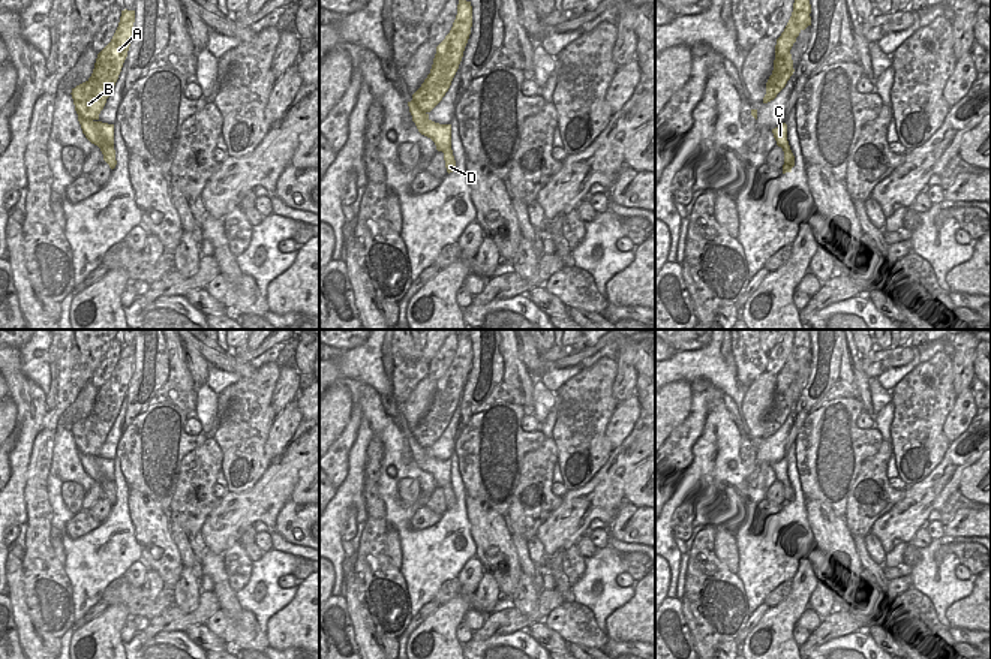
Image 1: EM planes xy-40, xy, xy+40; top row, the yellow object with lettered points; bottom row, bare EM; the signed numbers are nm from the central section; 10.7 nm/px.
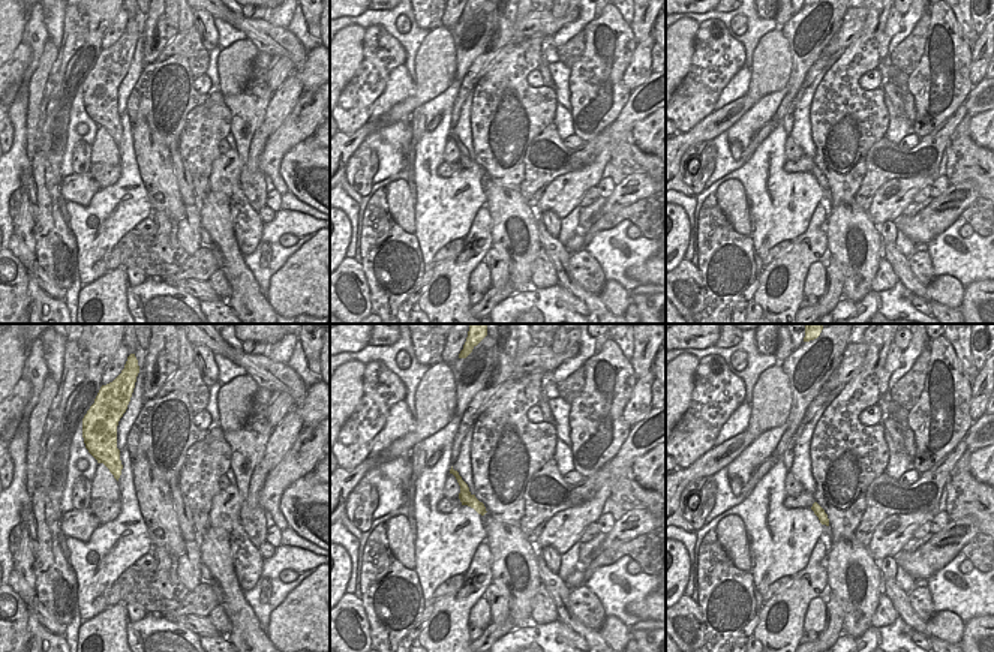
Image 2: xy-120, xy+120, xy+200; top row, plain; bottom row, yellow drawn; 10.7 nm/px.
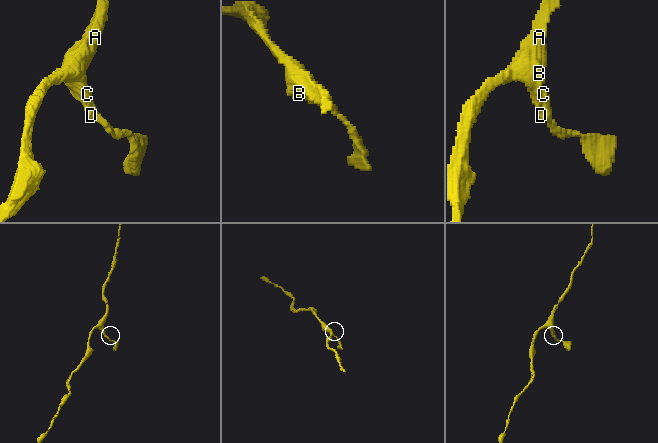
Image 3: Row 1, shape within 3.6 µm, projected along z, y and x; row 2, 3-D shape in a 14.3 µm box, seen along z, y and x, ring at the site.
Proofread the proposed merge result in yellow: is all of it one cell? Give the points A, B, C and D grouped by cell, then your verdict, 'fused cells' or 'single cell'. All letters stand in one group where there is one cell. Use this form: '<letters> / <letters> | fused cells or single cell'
A B C D | single cell

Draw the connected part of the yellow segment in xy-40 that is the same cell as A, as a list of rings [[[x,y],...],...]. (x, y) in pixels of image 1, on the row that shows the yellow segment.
[[[121,10],[118,27],[111,42],[97,54],[91,76],[72,88],[78,121],[85,138],[97,145],[103,160],[115,168],[114,124],[102,123],[99,114],[109,97],[133,37],[135,10]]]

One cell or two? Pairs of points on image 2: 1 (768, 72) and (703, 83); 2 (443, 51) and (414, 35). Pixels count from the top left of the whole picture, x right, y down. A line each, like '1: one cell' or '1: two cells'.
1: two cells
2: two cells

